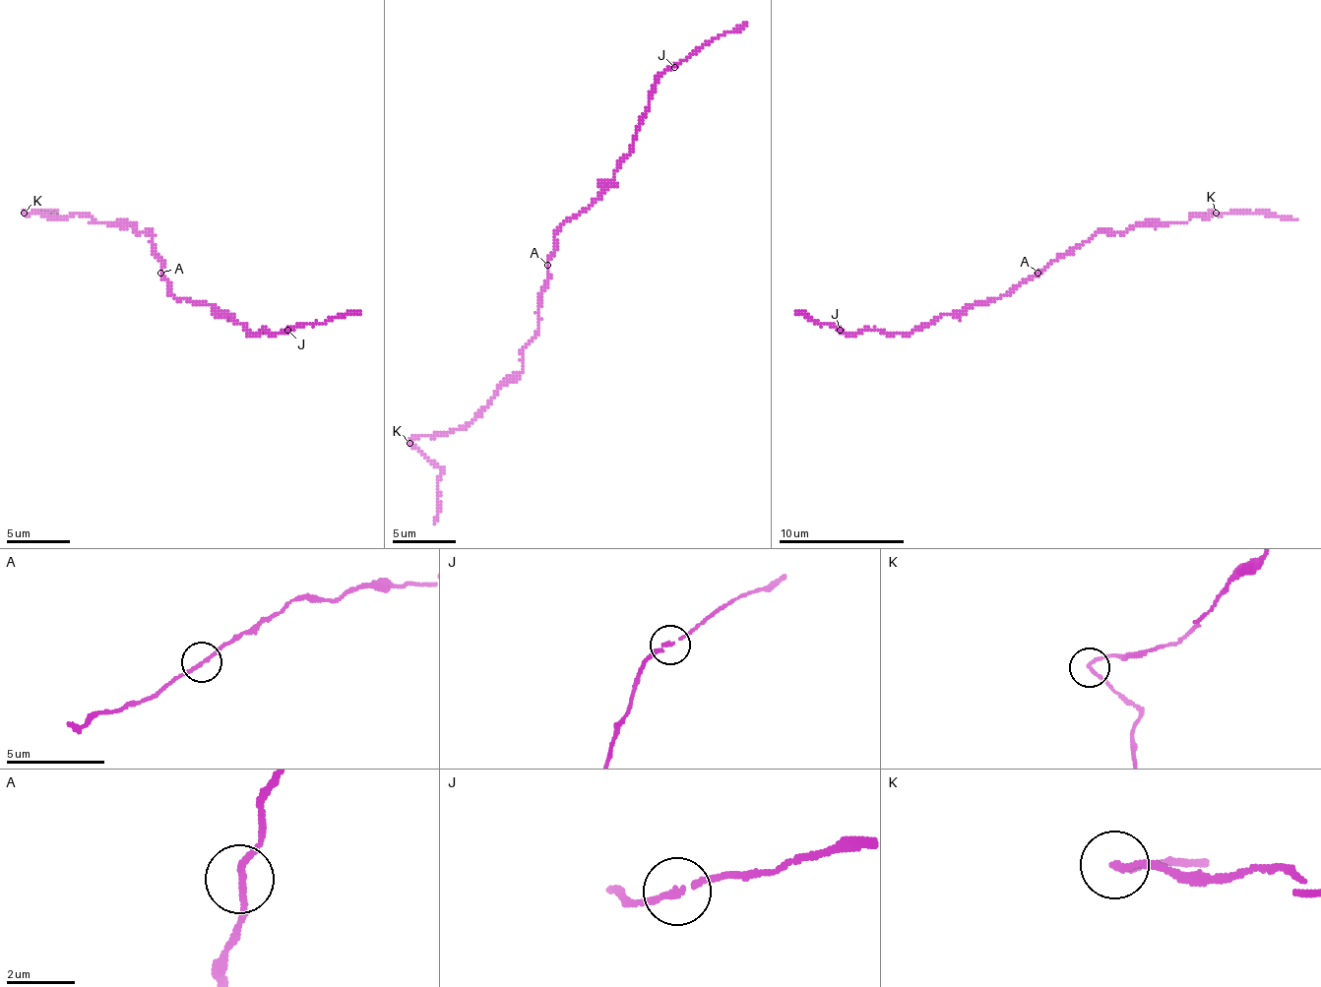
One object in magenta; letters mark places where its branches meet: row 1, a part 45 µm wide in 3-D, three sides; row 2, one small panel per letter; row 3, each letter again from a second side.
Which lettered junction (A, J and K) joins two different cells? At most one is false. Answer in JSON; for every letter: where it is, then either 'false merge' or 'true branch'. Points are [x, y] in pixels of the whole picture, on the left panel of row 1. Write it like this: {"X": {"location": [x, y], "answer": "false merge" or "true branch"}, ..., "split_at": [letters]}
{"A": {"location": [160, 273], "answer": "true branch"}, "J": {"location": [287, 330], "answer": "true branch"}, "K": {"location": [24, 213], "answer": "false merge"}, "split_at": ["K"]}

